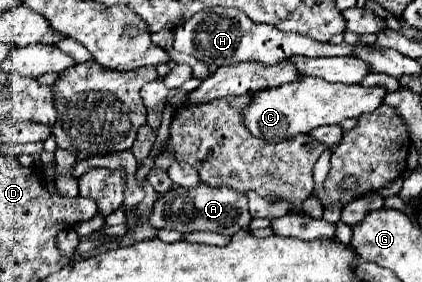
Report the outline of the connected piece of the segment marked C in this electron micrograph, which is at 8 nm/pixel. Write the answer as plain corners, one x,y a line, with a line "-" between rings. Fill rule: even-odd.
302,77
296,83
286,83
276,89
258,91
252,103
244,111
244,123
254,137
270,143
292,139
300,133
310,133
320,125
342,123
350,117
360,117
382,105
386,95
384,87
364,87
364,85
344,85
328,83
318,77

